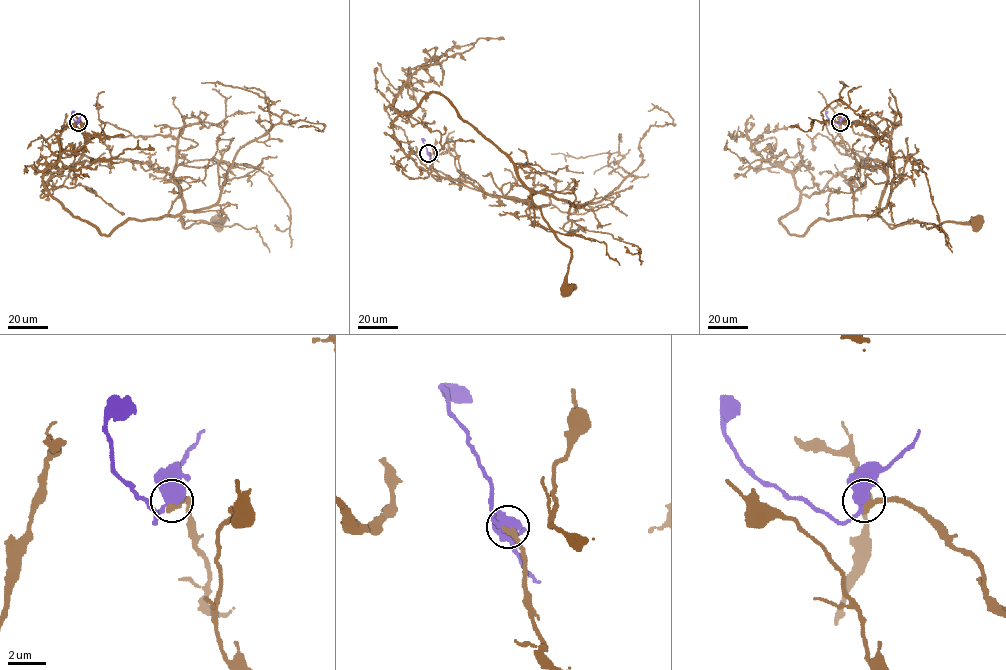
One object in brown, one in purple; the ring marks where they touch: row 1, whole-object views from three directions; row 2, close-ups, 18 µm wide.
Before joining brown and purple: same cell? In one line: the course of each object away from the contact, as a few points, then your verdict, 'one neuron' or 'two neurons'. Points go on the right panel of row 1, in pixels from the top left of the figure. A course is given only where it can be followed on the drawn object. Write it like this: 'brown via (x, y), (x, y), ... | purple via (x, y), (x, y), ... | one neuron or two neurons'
brown via (840, 122), (854, 133), (889, 137), (888, 182), (879, 215), (891, 228), (915, 222), (977, 223) | purple via (840, 122), (830, 120), (827, 111) | two neurons

